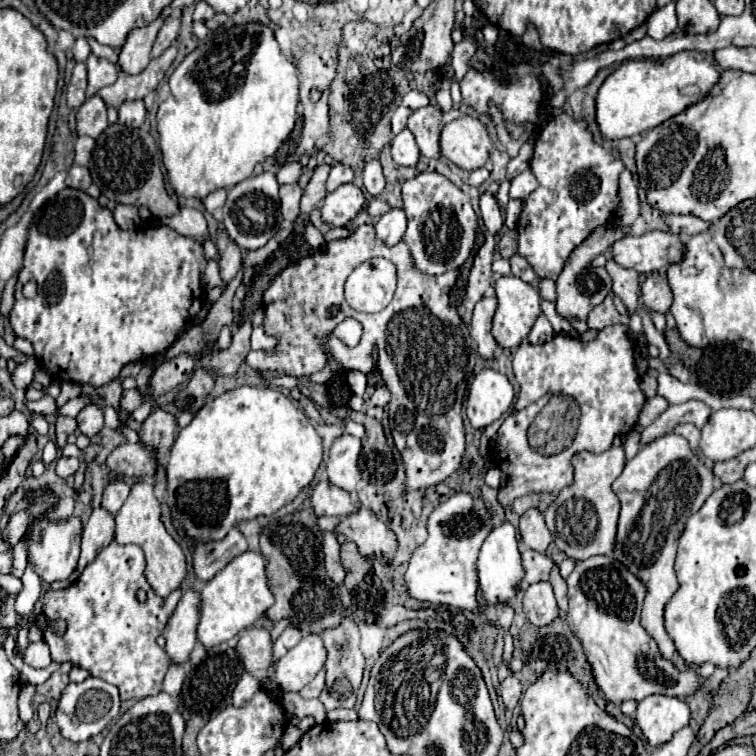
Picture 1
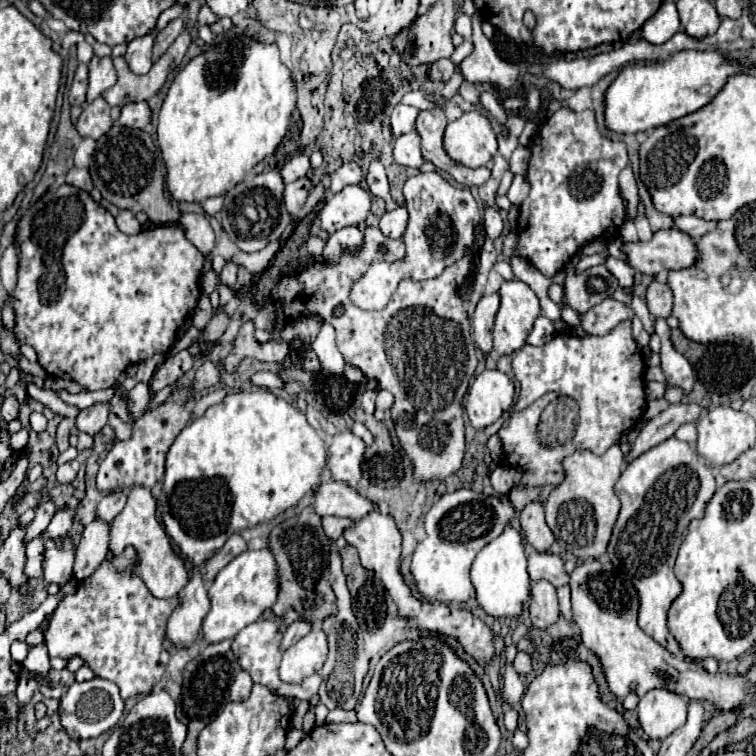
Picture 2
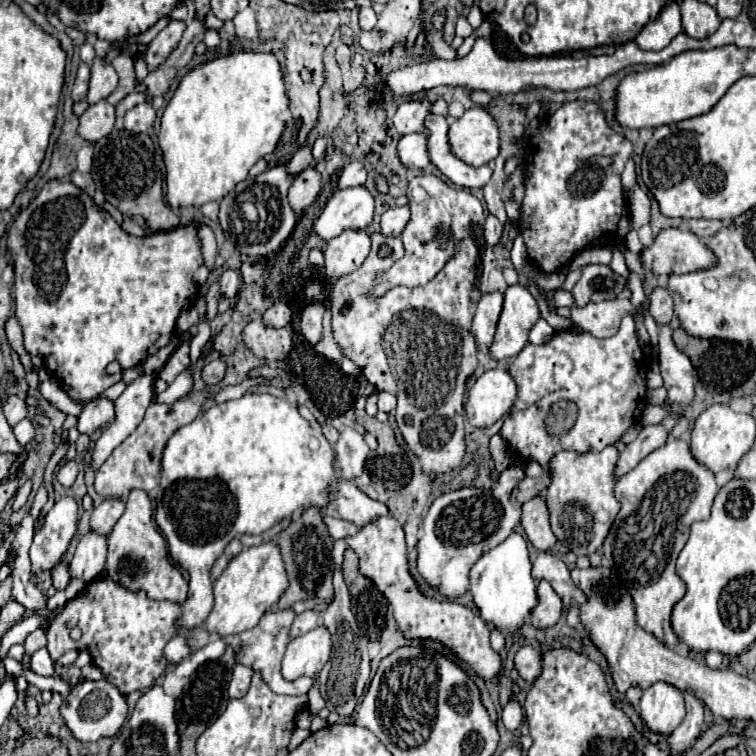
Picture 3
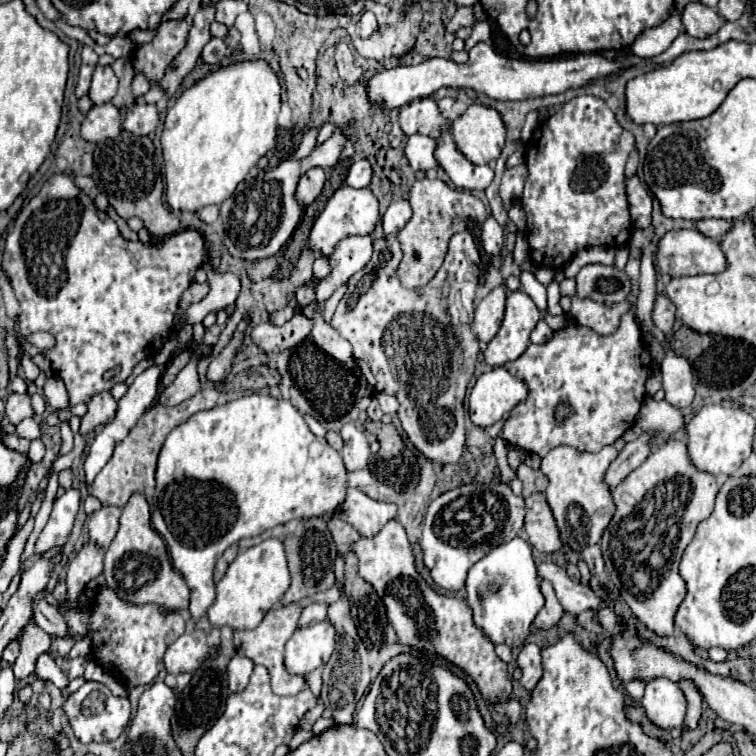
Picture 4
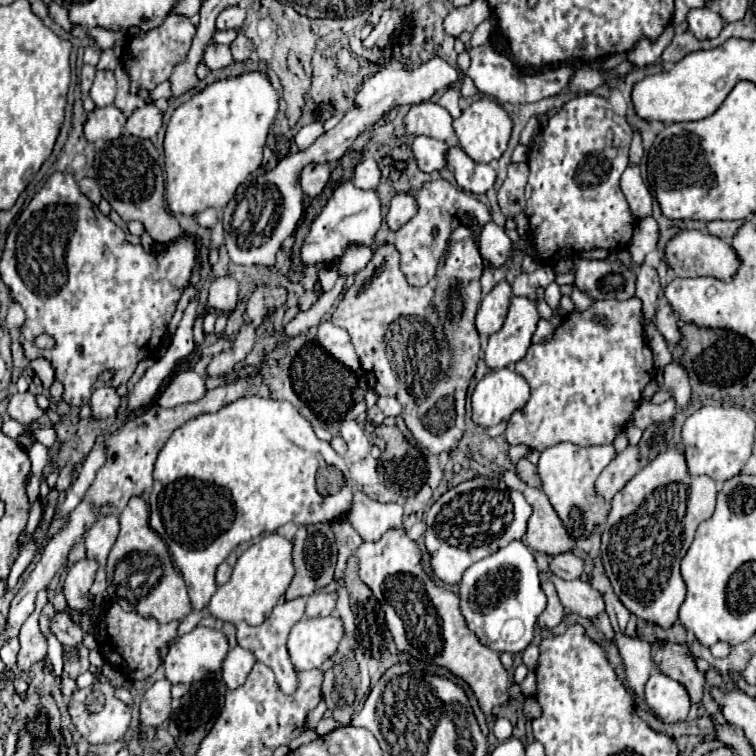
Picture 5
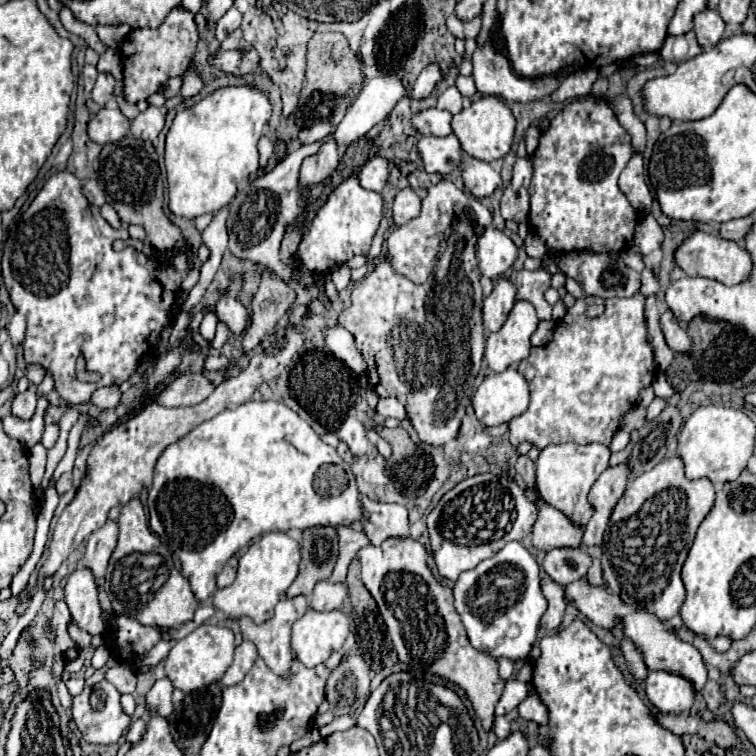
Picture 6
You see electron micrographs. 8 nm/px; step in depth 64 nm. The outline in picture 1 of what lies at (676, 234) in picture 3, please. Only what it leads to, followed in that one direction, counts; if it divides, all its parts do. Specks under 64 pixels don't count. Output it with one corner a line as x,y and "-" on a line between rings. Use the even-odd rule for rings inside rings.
646,232
642,236
626,234
610,246
612,260
622,268
634,268
640,274
658,272
662,266
680,262
684,244
672,232

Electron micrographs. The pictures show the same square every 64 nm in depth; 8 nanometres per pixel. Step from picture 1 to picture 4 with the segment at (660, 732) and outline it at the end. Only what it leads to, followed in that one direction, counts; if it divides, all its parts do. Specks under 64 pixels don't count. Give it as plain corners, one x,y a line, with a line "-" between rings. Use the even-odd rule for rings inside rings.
656,678
646,684
642,708
652,724
664,730
680,728
686,716
686,698
676,682

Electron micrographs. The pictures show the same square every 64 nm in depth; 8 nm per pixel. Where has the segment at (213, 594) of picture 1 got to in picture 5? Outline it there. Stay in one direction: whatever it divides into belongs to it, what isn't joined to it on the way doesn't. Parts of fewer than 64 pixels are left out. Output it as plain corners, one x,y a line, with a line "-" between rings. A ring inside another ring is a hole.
270,534
264,536
260,542
252,544
234,564
232,576
228,584
220,584
216,594
212,596
208,610
210,616
220,620
220,622
230,622
238,624
240,620
258,626
262,624
272,608
278,604
278,600
284,596
286,588
290,586
294,576
294,566
292,566
292,542
282,538
280,534

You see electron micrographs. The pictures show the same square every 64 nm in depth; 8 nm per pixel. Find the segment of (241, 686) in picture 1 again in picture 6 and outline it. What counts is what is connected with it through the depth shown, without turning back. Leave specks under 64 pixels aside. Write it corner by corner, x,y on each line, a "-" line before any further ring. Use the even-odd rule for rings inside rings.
242,642
240,646
236,646
234,660
228,666
228,672
222,676
222,684
236,686
240,680
244,680
246,672
252,668
256,658
258,658
258,654
256,654
256,648
252,642

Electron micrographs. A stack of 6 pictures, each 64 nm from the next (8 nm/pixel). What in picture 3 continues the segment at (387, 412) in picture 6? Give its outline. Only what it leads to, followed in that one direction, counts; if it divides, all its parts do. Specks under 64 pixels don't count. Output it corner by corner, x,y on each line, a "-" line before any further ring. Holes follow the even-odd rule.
378,392
378,410
392,412
396,408
396,396
390,392

